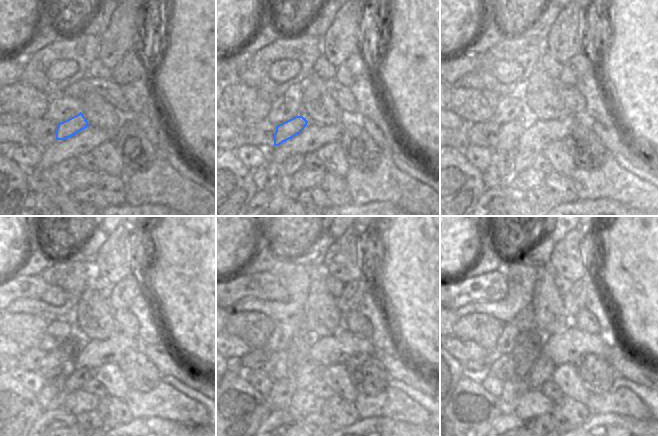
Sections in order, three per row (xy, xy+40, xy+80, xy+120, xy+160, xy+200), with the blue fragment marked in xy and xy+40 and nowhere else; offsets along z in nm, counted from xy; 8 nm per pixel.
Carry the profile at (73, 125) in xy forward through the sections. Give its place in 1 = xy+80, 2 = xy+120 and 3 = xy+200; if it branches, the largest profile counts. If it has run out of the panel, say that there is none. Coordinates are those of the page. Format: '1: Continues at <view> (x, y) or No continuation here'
1: Continues at xy+80 (505, 141)
2: Continues at xy+120 (56, 362)
3: Continues at xy+200 (501, 367).

